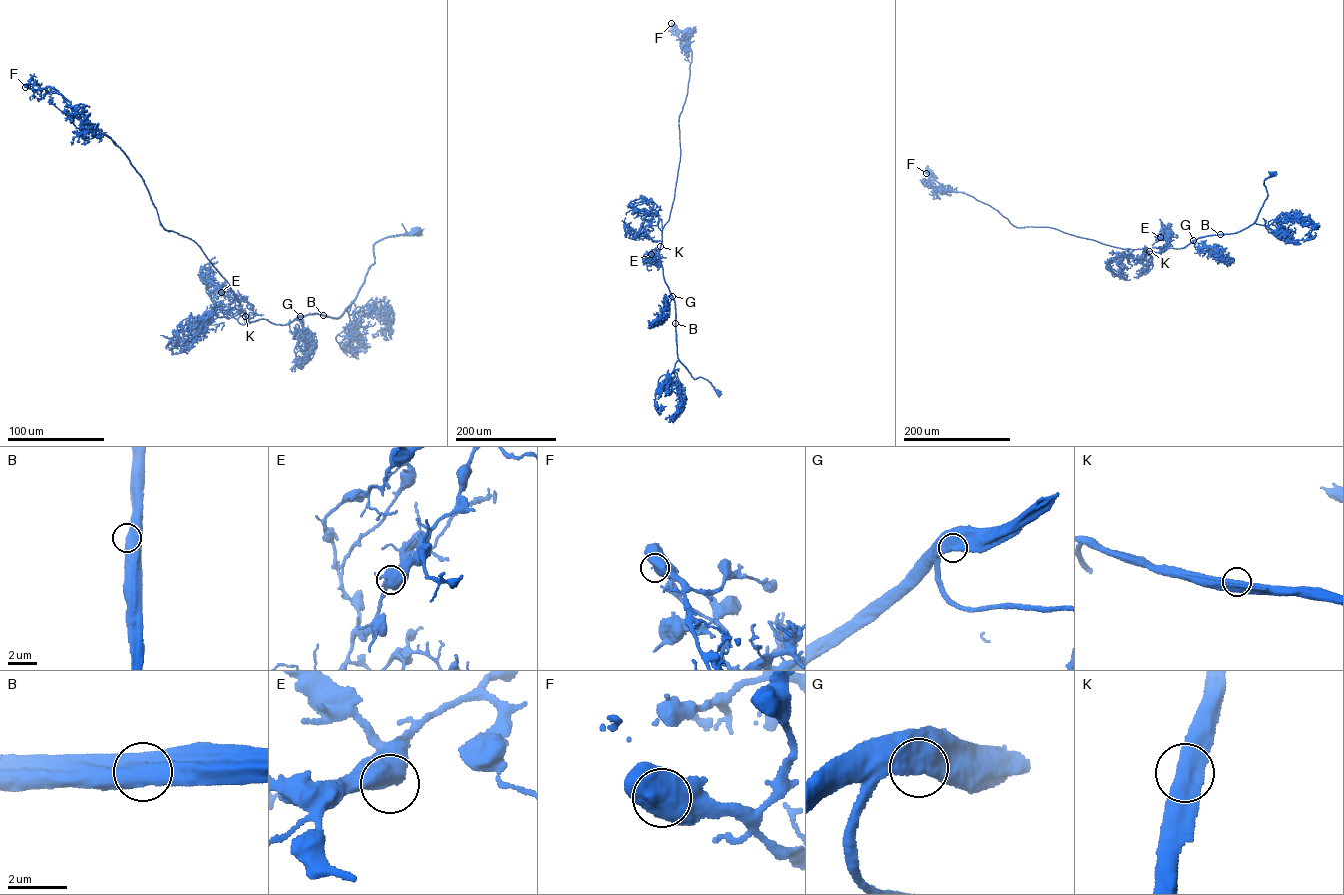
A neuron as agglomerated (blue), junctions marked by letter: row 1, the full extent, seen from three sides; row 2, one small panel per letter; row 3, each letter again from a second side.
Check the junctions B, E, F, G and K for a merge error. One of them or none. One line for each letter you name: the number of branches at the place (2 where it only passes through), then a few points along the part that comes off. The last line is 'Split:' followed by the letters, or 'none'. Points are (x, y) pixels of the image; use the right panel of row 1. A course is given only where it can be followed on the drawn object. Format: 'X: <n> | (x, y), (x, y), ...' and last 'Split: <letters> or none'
Split: none

